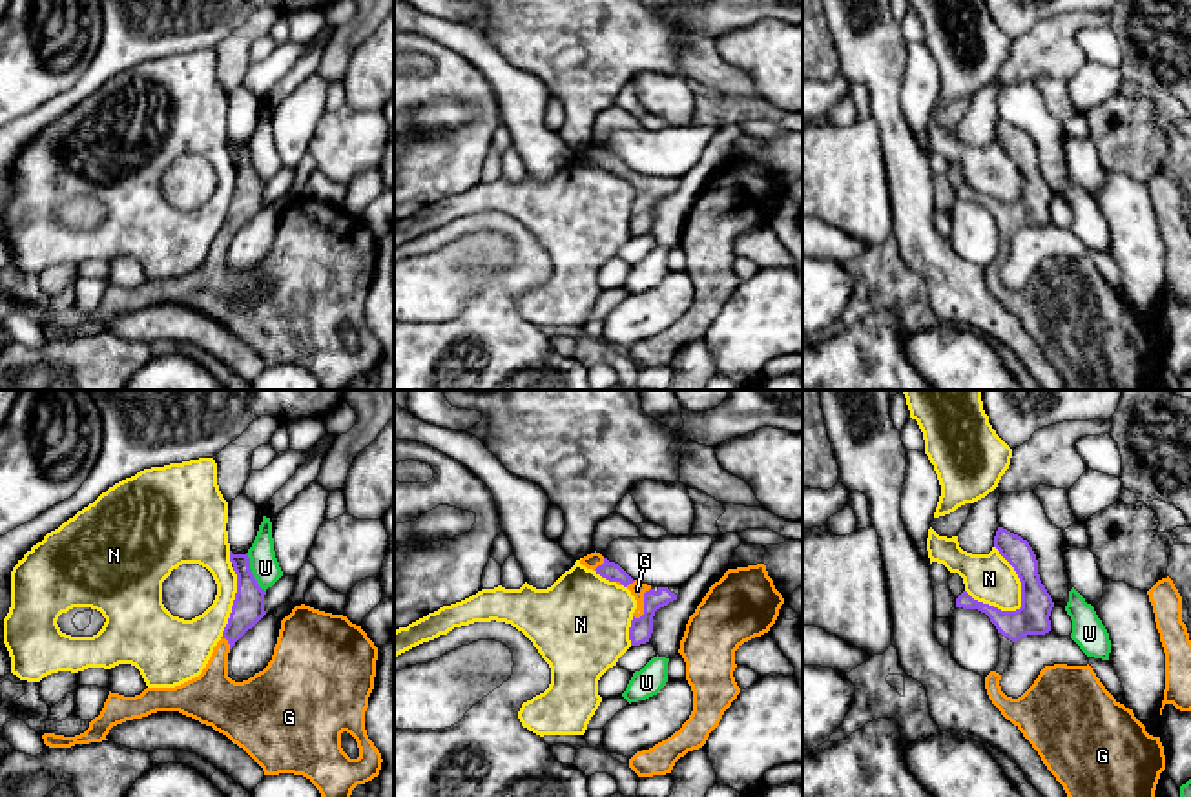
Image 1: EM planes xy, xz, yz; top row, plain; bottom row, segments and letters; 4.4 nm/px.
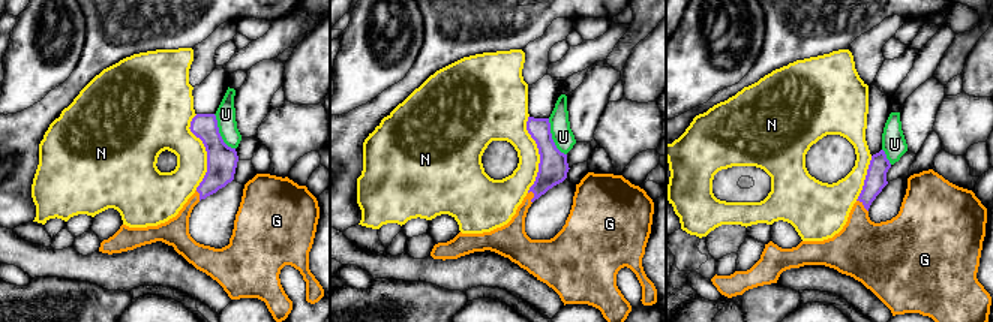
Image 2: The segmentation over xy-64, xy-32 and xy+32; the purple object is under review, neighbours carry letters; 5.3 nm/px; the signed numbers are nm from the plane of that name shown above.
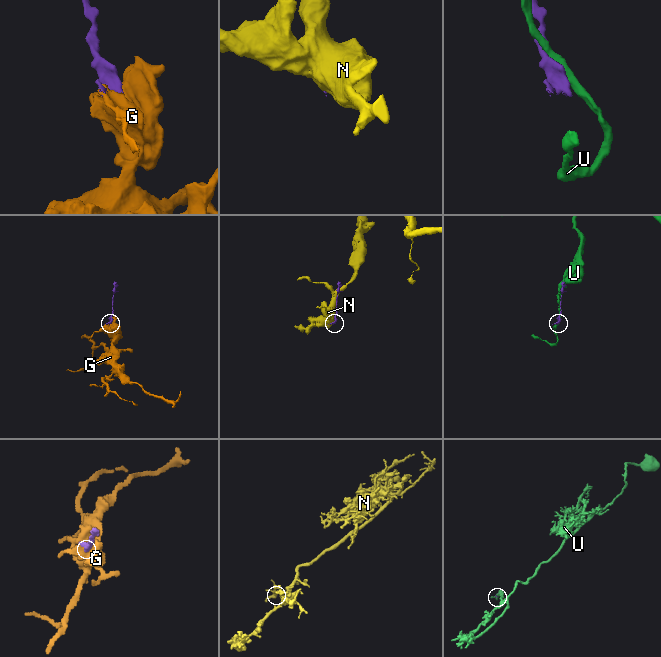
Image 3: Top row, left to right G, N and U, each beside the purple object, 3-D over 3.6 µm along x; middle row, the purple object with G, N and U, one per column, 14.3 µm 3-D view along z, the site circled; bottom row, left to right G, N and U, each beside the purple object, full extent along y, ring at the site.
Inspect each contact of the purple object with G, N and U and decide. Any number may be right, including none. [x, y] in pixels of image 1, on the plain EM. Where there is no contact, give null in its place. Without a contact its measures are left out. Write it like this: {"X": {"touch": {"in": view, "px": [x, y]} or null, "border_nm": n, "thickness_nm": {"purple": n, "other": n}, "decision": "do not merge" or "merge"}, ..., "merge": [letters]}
{"G": {"touch": {"in": "xz", "px": [644, 196]}, "border_nm": 160, "thickness_nm": {"purple": 100, "other": 70}, "decision": "merge"}, "N": {"touch": {"in": "yz", "px": [1018, 168]}, "border_nm": 300, "thickness_nm": {"purple": 140, "other": 220}, "decision": "do not merge"}, "U": {"touch": {"in": "xy", "px": [250, 165]}, "border_nm": 190, "thickness_nm": {"purple": 140, "other": 130}, "decision": "do not merge"}, "merge": ["G"]}

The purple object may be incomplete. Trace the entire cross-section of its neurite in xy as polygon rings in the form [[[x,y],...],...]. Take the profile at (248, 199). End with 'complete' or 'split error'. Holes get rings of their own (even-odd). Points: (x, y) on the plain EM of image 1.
[[[230,142],[230,153],[237,166],[235,191],[199,268],[175,279],[146,279],[135,288],[109,283],[100,306],[84,325],[44,325],[44,336],[102,334],[117,316],[179,303],[226,326],[264,367],[303,367],[323,390],[350,390],[357,376],[379,367],[383,354],[365,321],[378,239],[347,208],[301,195],[281,212],[268,257],[248,272],[232,272],[228,244],[266,206],[266,182],[252,166],[248,144]],[[343,323],[356,330],[357,350],[343,343]]]; split error

